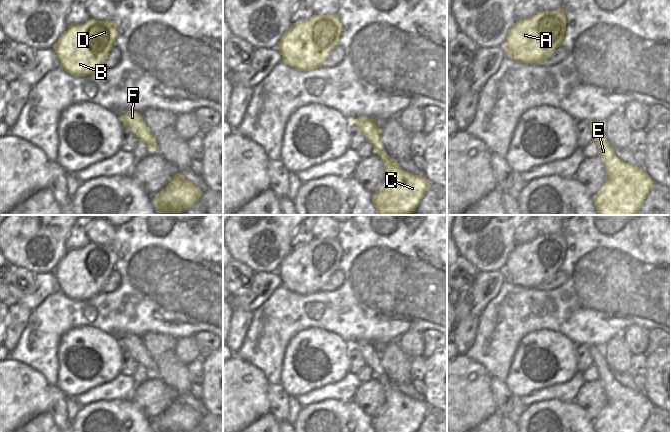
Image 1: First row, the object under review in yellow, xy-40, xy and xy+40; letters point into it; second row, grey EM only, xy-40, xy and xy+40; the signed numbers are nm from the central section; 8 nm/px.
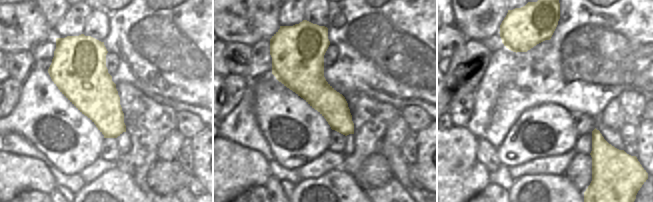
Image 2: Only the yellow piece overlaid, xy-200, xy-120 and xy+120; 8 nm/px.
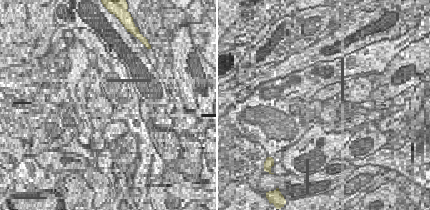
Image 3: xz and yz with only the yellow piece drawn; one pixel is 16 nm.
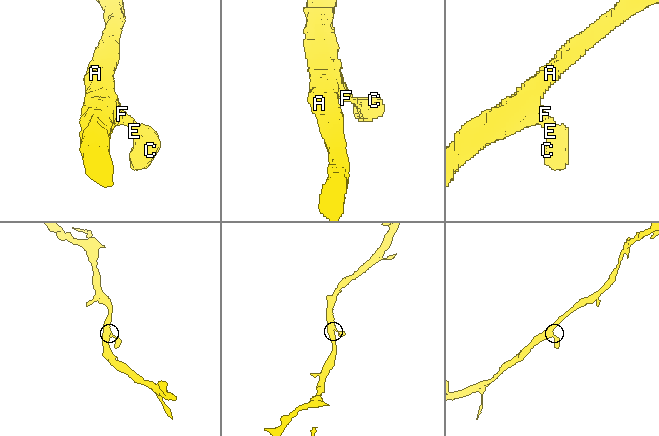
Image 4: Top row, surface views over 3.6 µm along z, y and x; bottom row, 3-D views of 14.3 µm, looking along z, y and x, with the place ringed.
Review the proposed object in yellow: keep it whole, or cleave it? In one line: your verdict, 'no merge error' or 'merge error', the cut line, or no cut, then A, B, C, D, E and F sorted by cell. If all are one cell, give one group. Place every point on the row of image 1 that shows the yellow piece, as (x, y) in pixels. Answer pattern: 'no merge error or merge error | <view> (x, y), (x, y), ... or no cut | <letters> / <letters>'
no merge error | no cut | A B C D E F

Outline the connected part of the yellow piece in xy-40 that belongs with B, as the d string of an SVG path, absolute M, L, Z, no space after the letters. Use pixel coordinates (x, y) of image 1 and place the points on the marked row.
M89 19L81 25L69 26L54 46L60 67L75 77L85 77L102 69L110 50L118 36L114 21L97 21Z

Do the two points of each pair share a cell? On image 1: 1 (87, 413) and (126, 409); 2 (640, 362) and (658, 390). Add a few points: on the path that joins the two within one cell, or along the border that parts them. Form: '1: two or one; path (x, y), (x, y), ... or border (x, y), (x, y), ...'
1: one; path (97, 408), (116, 409)
2: two; border (648, 355), (645, 374)

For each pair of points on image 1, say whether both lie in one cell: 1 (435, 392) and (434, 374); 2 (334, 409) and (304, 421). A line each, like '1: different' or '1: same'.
1: same
2: same

